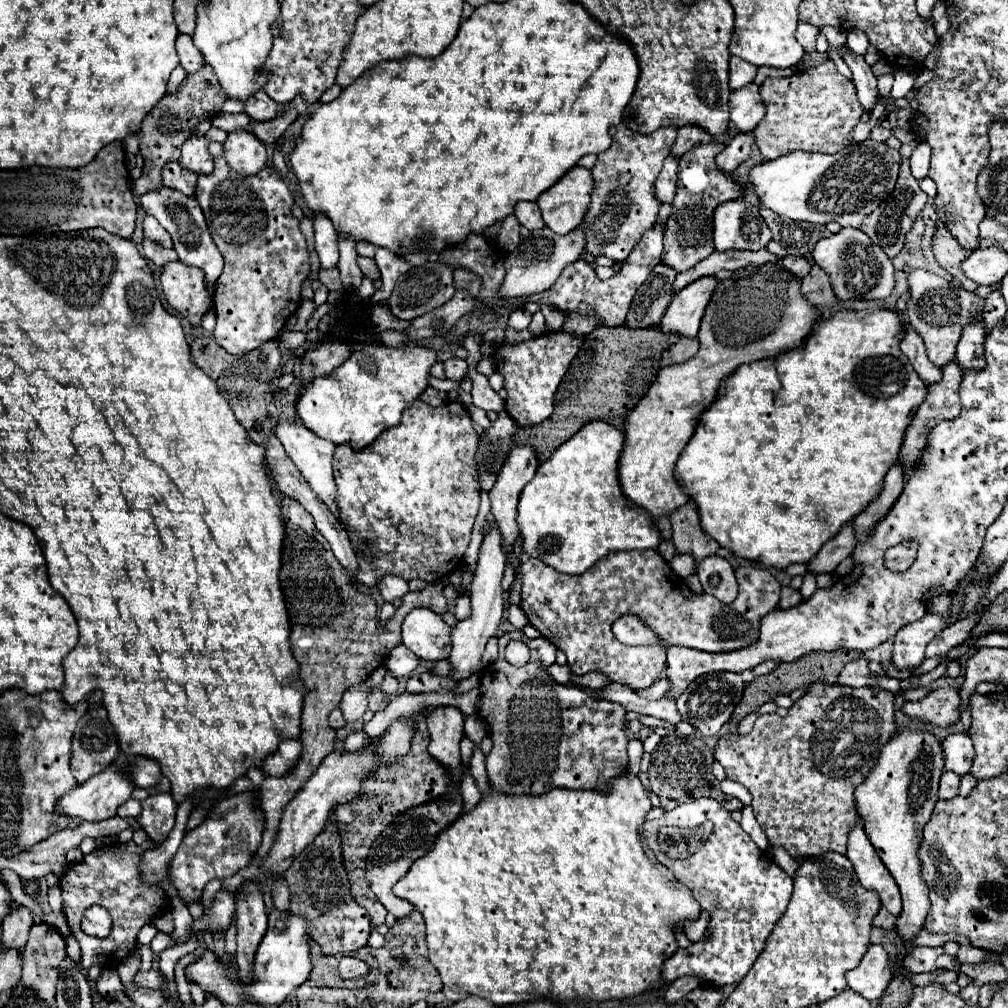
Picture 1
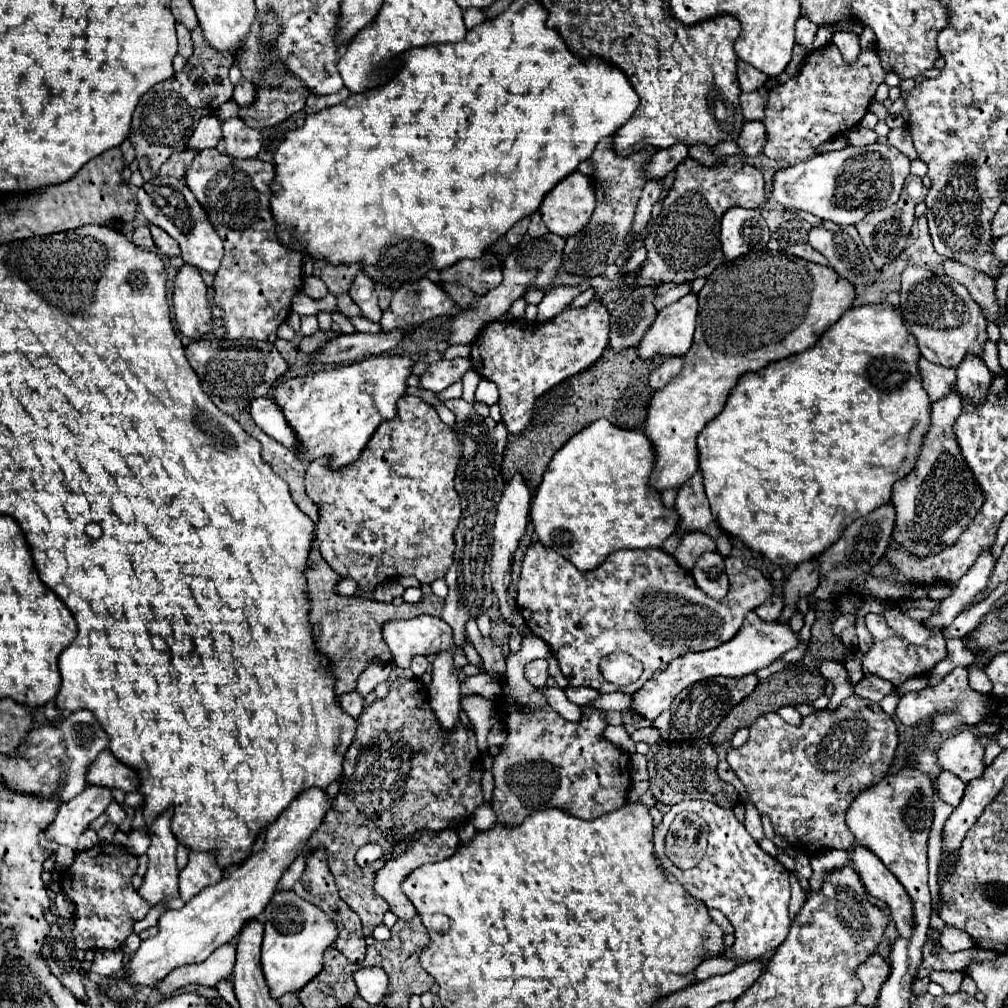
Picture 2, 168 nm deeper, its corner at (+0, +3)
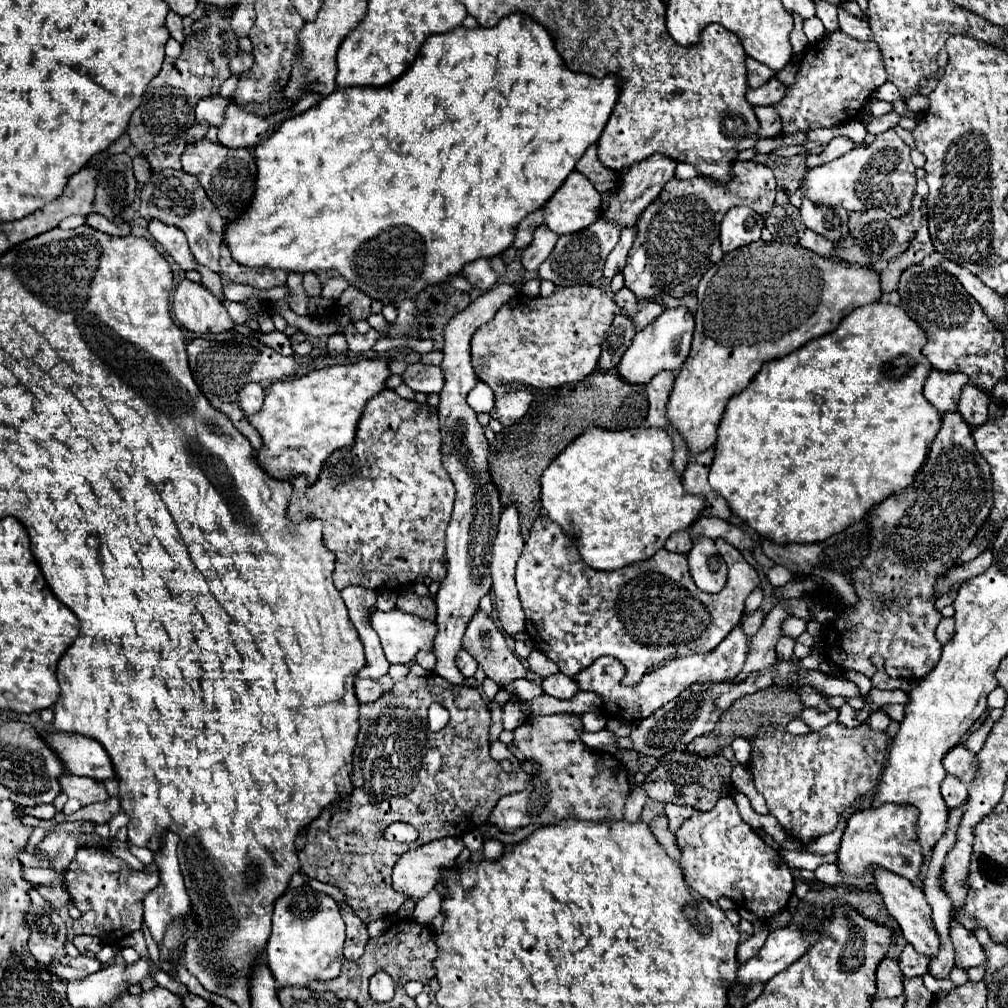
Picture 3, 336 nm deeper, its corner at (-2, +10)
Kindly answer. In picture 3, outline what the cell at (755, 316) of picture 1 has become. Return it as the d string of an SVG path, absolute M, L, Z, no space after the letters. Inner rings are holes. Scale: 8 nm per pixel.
M757 240L733 252L727 252L719 264L703 274L697 288L699 304L695 316L693 346L683 370L675 376L675 386L667 404L669 424L683 436L693 450L707 450L717 440L717 426L723 418L731 396L743 392L757 376L761 366L773 358L787 356L809 340L833 332L845 314L859 306L881 300L879 274L873 268L863 268L845 262L833 262L805 250L803 246L787 246L777 242Z

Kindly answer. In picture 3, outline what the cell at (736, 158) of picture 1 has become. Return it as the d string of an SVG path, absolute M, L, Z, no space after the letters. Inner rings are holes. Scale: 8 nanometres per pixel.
M755 108L755 116L759 120L759 130L761 130L761 138L773 138L781 134L781 118L777 114L777 110L771 108Z

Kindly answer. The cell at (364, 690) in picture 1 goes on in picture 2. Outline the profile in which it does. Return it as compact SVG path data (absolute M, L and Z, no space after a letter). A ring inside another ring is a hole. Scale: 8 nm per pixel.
M371 665L369 669L365 669L365 671L361 673L355 691L357 691L361 697L367 697L379 683L387 681L391 669L393 669L391 665Z

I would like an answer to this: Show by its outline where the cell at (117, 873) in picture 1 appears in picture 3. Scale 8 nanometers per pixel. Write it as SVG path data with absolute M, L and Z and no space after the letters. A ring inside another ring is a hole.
M103 846L79 848L75 862L67 870L67 892L81 910L81 920L73 922L75 934L97 936L103 944L117 944L143 924L143 898L159 883L155 863L144 870L135 870L123 860L115 860Z

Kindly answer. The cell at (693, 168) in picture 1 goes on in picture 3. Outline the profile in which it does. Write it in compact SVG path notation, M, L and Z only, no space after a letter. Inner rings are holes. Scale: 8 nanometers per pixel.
M747 160L733 164L733 180L729 184L711 184L705 178L689 178L665 184L657 200L653 200L641 214L637 224L637 240L631 252L645 250L647 264L643 272L623 270L625 288L637 298L655 300L661 294L685 296L695 294L701 276L723 258L719 246L719 222L735 206L747 206L757 214L773 208L775 176L765 164Z

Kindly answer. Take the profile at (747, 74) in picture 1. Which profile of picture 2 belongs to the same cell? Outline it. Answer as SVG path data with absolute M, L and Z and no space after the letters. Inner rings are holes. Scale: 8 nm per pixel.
M737 61L737 79L739 79L741 91L757 91L761 85L765 85L769 77L759 69L755 69L753 65L745 61Z

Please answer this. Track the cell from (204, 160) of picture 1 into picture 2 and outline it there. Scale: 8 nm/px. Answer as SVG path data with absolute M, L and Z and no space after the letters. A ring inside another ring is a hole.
M215 115L201 117L197 129L193 131L193 135L189 139L189 149L203 151L207 147L215 147L219 137L221 137L221 123L219 123L219 119Z

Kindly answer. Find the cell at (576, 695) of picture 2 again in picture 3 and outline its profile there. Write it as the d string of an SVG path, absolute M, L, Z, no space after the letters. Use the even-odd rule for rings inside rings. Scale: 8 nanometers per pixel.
M561 672L543 678L541 688L543 688L545 694L549 694L549 696L553 696L553 698L563 698L563 700L573 698L573 696L579 692L577 682L575 682L573 678L569 678L569 676L561 674Z

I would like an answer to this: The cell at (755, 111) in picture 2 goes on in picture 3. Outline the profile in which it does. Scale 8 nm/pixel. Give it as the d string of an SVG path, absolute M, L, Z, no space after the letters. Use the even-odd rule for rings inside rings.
M773 76L765 86L749 90L747 92L747 102L751 106L775 106L785 96L785 92L787 92L785 84L781 84L777 80L777 76Z

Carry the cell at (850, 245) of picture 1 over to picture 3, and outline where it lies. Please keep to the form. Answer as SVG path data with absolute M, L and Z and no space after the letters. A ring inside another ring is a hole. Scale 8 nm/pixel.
M803 198L799 212L805 226L823 234L825 238L831 238L833 242L837 242L839 238L847 236L847 218L849 218L847 210L819 206L819 204L813 204L809 198Z

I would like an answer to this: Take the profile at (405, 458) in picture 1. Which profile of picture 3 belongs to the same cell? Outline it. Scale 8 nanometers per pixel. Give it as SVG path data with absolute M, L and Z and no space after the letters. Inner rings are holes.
M383 390L381 394L377 394L375 398L371 398L357 422L357 434L355 434L355 444L349 448L339 448L335 450L327 462L323 464L323 470L317 478L317 482L313 486L305 486L303 482L293 482L293 494L289 498L289 506L287 506L287 518L293 522L301 522L301 520L309 520L309 518L319 518L323 522L323 544L329 552L335 554L335 588L343 590L345 586L363 586L363 588L371 588L371 590L379 590L379 588L389 588L395 590L401 584L413 584L419 576L421 578L431 578L441 582L445 578L445 566L441 564L441 556L445 556L445 530L447 530L447 522L451 518L451 510L453 510L453 500L455 500L455 488L453 482L449 478L449 474L443 470L443 462L441 462L441 454L439 454L439 446L441 446L441 434L439 434L439 424L435 418L435 412L429 410L427 404L417 406L411 400L403 400L399 398L393 390Z

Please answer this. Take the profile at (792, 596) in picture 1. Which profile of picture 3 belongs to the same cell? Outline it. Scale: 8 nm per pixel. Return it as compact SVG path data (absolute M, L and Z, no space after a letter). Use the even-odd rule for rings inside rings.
M761 610L743 614L743 618L741 618L741 626L743 626L743 632L747 634L747 638L751 638L751 636L759 630L761 622L763 622L763 612L761 612Z

